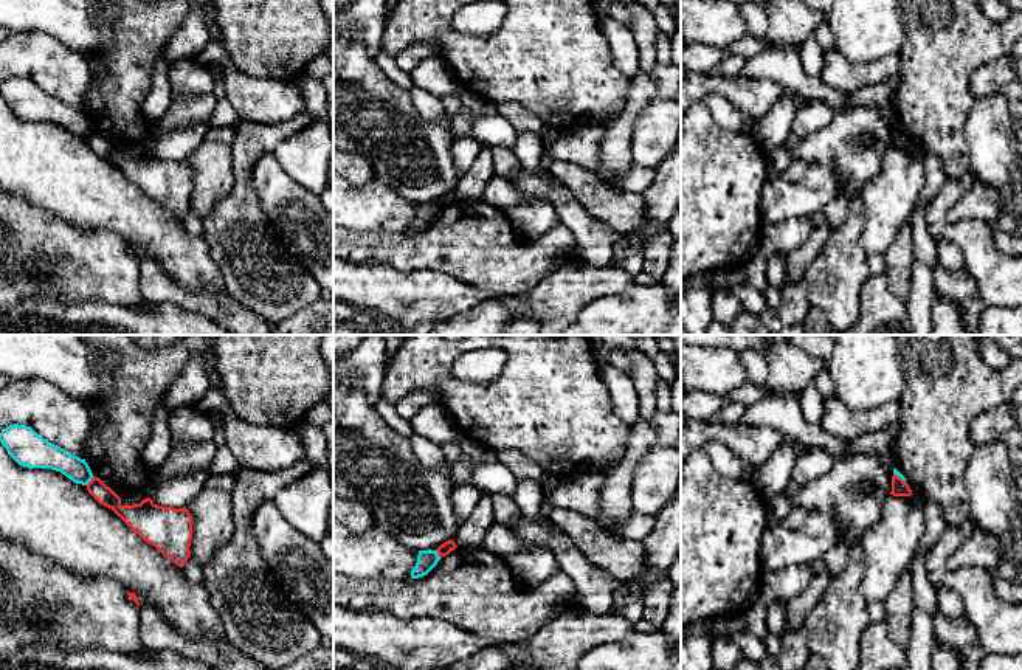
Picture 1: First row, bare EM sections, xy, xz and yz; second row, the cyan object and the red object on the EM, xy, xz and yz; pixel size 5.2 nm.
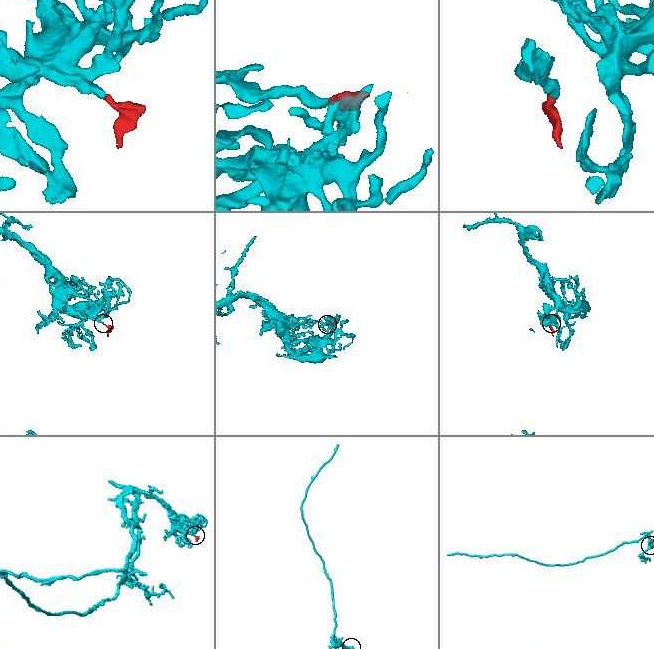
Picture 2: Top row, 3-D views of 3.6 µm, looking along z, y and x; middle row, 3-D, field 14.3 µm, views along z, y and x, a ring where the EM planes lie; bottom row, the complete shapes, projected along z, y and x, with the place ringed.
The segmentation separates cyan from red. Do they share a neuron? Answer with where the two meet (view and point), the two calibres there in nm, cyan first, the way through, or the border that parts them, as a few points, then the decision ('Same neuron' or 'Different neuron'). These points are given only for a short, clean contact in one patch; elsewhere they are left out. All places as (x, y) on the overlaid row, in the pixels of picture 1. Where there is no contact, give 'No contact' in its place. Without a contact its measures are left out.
Touches cyan at xy (89, 481). Thickness 130 nm (cyan) against 100 nm. Boundary: xy (93, 476), (86, 484). Different neuron

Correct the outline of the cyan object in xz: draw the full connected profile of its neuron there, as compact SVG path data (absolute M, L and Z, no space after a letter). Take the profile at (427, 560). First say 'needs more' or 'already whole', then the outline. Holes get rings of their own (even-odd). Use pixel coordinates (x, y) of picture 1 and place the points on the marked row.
already whole | M419 551L417 563L411 571L413 578L426 575L440 560L437 551Z

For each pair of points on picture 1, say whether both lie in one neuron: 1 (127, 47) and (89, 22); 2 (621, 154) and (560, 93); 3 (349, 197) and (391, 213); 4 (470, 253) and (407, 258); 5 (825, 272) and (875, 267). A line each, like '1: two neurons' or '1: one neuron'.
1: two neurons
2: two neurons
3: one neuron
4: one neuron
5: two neurons

